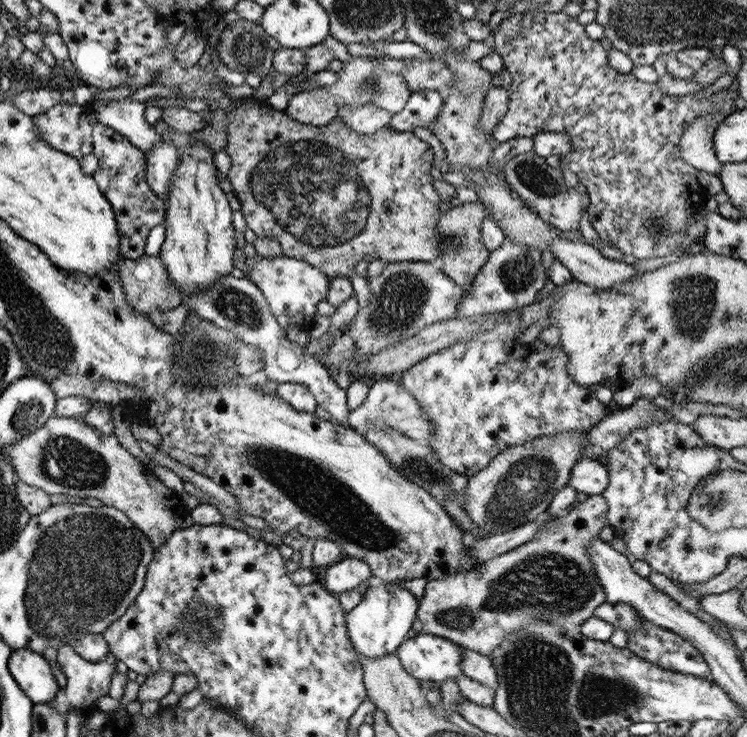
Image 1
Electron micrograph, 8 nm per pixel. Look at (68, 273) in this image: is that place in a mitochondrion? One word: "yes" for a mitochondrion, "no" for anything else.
no

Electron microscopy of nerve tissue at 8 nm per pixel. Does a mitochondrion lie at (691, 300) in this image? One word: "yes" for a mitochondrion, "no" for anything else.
yes

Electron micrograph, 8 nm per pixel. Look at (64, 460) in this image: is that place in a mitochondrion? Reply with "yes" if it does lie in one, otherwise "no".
yes

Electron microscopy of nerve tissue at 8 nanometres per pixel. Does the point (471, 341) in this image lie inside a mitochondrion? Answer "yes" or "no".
no

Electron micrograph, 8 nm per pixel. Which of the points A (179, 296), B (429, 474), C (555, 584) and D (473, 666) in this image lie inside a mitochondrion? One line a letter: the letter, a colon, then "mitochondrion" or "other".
A: other
B: mitochondrion
C: mitochondrion
D: other

